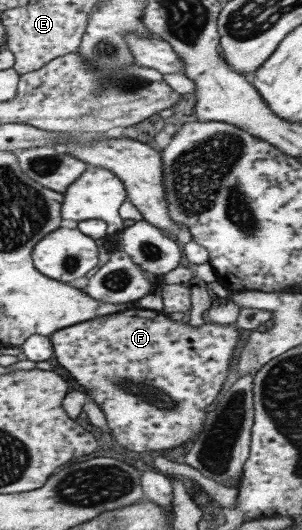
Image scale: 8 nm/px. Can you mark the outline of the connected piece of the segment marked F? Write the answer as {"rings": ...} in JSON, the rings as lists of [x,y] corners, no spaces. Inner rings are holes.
{"rings":[[[135,306],[127,308],[127,310],[119,312],[119,314],[109,314],[109,316],[103,318],[93,318],[93,320],[87,322],[79,322],[75,326],[59,330],[58,333],[51,334],[49,337],[51,337],[53,349],[55,349],[57,362],[81,384],[88,396],[97,402],[105,415],[107,425],[117,444],[129,451],[140,453],[145,451],[177,450],[192,441],[193,438],[197,440],[203,433],[203,428],[205,428],[208,419],[207,406],[211,406],[219,398],[221,390],[225,388],[225,382],[227,382],[229,372],[233,368],[233,362],[235,362],[235,352],[237,352],[237,348],[240,348],[239,340],[243,342],[243,336],[241,336],[239,329],[235,328],[235,324],[226,325],[212,322],[203,324],[201,327],[193,327],[187,323],[171,320],[165,312]]]}

